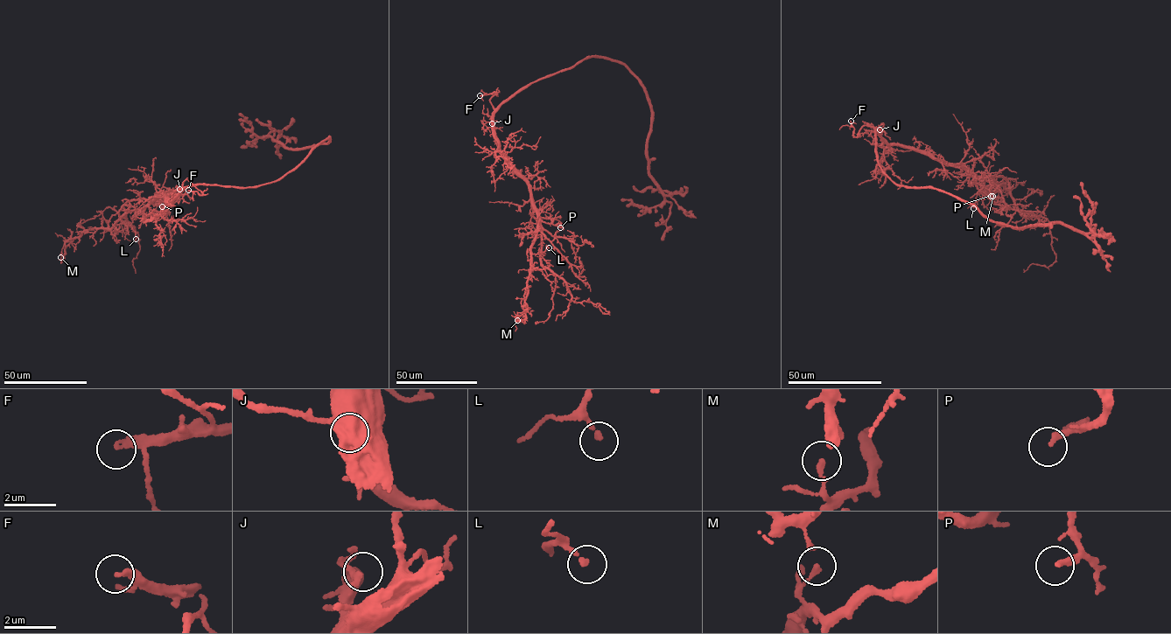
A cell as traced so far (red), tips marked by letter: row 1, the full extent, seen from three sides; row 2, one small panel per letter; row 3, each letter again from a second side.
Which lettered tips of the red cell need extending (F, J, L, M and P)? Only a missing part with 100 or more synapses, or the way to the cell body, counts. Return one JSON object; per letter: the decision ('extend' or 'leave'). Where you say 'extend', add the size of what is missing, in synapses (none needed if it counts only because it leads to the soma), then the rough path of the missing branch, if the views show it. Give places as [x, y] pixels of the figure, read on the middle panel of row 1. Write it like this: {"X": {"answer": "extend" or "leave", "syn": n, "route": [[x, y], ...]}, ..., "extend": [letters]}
{"F": {"answer": "extend", "route": [[480, 95], [464, 98], [434, 81], [431, 66], [425, 60], [424, 48], [414, 40], [410, 27]]}, "J": {"answer": "leave"}, "L": {"answer": "leave"}, "M": {"answer": "leave"}, "P": {"answer": "leave"}, "extend": ["F"]}

